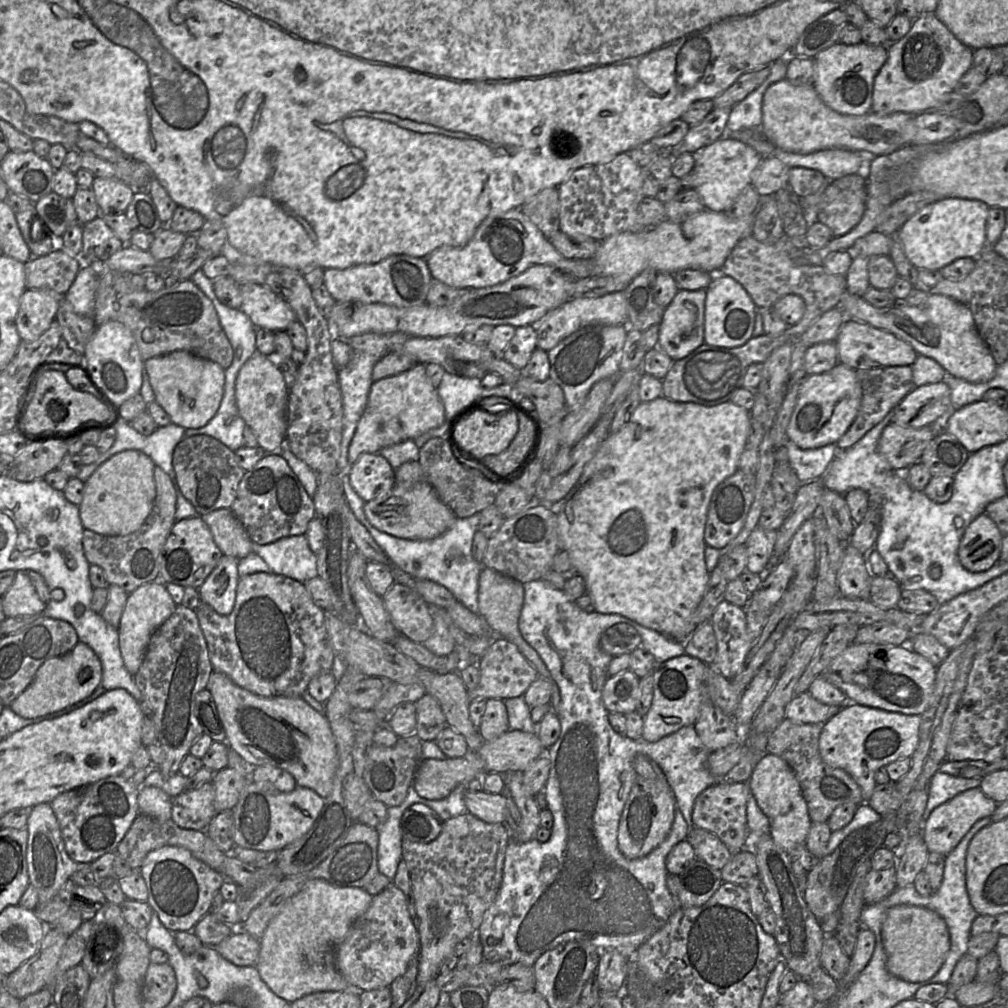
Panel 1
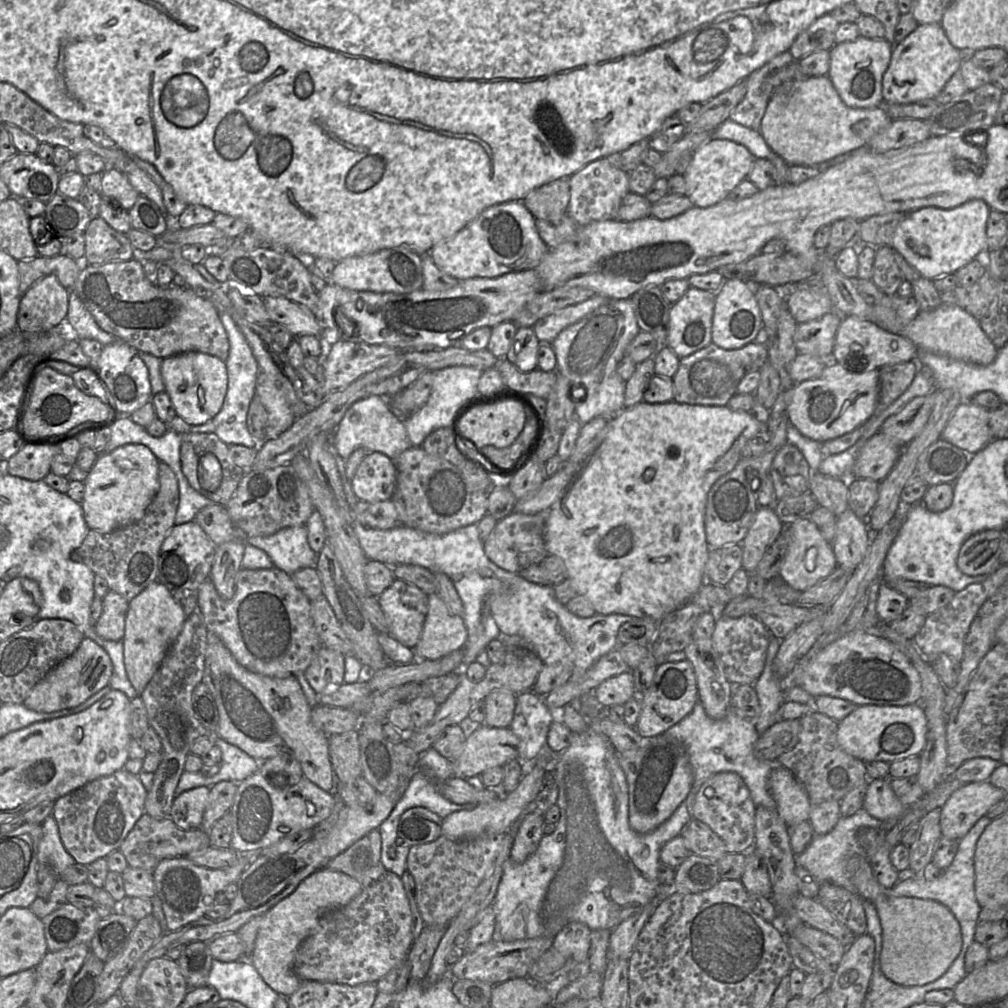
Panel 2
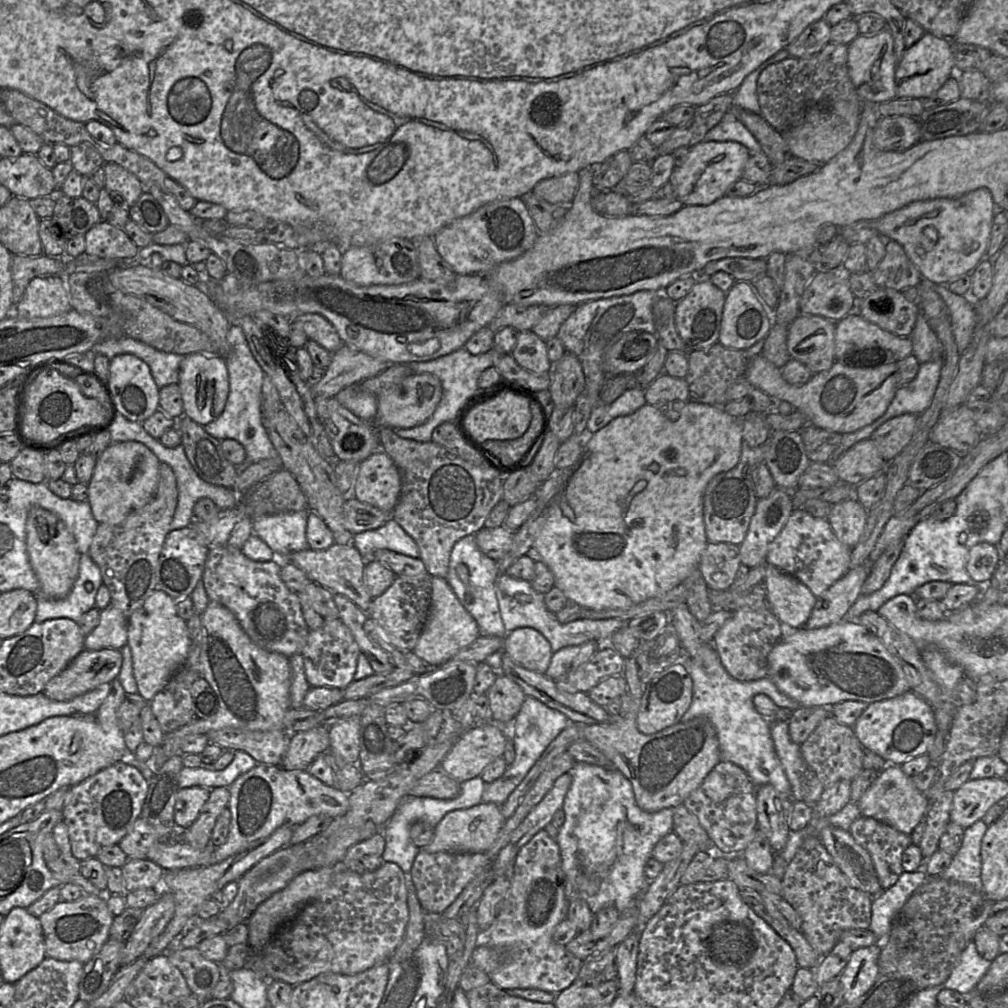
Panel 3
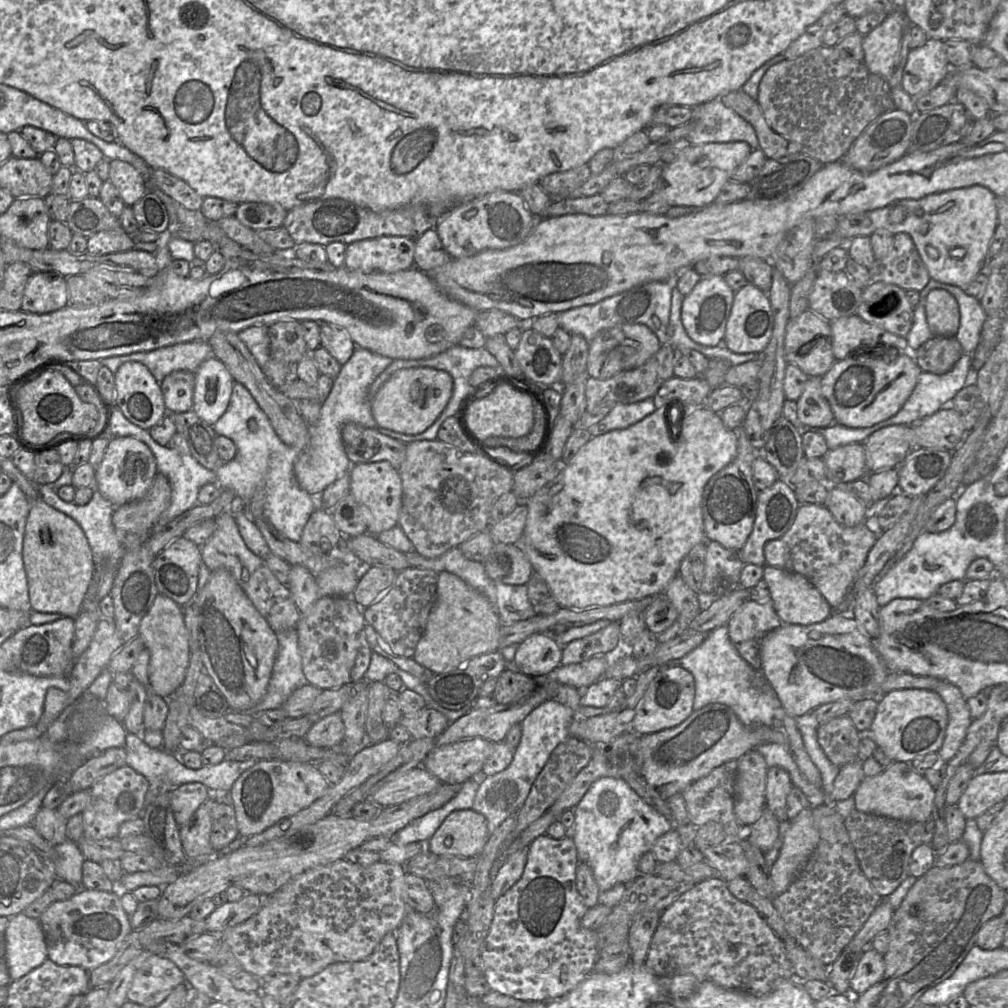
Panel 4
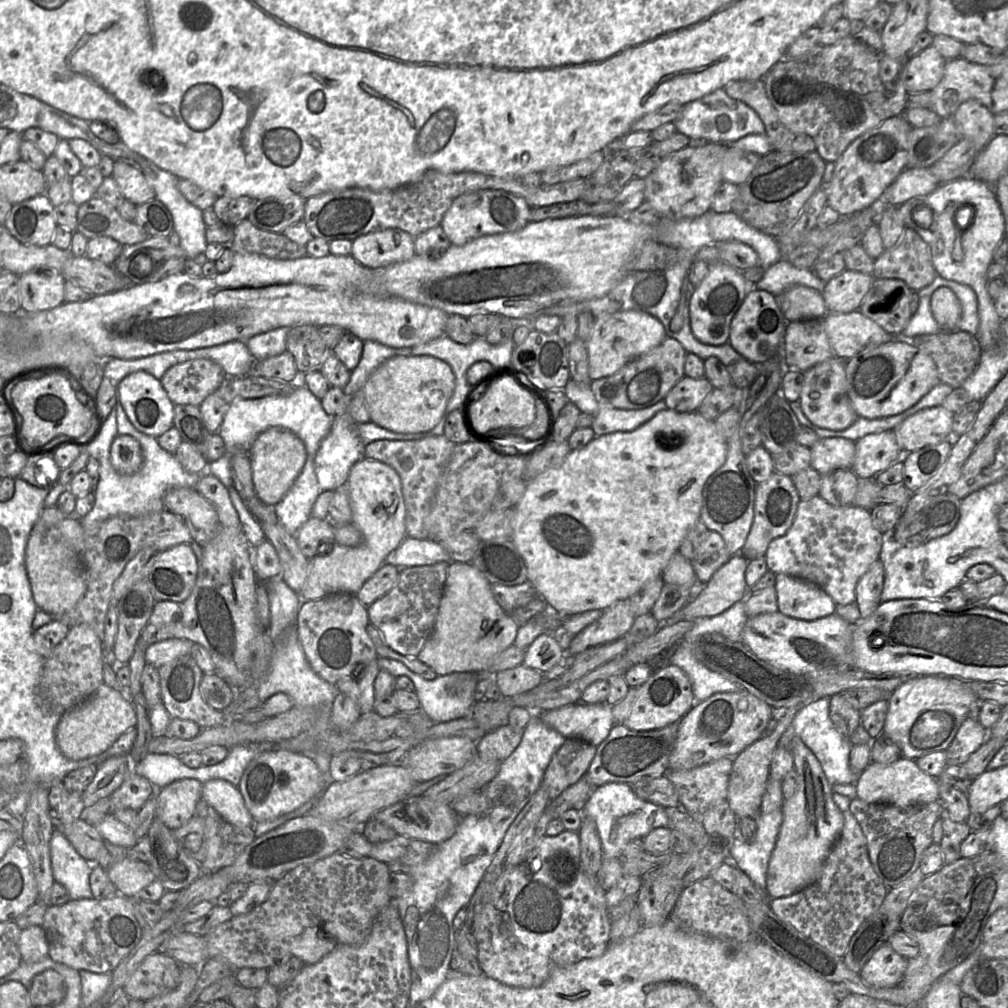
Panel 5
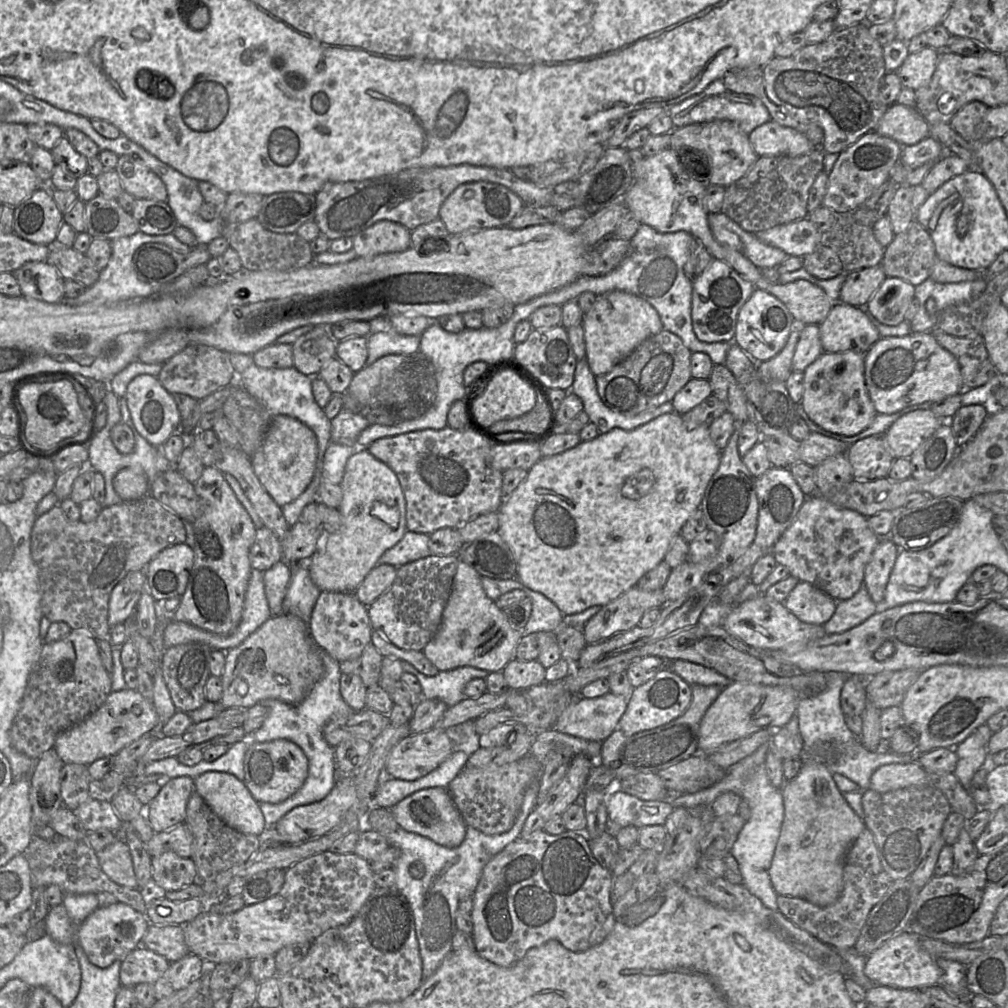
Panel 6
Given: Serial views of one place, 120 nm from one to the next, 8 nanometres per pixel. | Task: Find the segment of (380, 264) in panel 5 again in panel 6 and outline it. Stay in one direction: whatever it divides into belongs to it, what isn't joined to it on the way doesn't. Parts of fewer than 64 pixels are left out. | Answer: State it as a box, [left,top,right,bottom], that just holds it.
[353,220,411,257]

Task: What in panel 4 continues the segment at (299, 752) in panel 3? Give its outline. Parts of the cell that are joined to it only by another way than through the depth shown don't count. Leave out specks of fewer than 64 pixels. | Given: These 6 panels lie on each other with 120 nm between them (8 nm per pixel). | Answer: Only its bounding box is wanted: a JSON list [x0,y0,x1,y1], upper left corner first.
[304,713,345,748]

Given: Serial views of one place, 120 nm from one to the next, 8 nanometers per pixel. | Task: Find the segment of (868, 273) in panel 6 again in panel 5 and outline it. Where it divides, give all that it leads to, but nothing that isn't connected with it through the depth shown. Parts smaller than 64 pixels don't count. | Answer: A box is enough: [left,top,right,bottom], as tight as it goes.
[822,268,874,313]

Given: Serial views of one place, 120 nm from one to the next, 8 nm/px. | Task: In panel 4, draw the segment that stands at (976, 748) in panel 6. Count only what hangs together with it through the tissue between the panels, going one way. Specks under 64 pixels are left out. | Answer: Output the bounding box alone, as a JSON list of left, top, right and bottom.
[935,681,972,762]

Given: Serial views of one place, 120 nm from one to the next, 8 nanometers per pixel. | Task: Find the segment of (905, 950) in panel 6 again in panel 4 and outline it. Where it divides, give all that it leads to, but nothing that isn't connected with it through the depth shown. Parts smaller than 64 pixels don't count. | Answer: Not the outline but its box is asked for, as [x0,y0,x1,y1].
[849,948,885,994]

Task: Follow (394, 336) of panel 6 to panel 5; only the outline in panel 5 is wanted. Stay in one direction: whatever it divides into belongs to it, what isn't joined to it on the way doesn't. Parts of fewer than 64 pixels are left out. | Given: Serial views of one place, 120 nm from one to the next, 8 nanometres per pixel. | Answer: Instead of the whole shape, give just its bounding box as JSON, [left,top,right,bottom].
[343,340,412,398]

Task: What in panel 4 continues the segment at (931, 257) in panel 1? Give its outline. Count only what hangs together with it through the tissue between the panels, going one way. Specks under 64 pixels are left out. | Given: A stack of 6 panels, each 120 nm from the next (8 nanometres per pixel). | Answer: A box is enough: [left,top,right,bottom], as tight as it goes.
[834,185,998,290]

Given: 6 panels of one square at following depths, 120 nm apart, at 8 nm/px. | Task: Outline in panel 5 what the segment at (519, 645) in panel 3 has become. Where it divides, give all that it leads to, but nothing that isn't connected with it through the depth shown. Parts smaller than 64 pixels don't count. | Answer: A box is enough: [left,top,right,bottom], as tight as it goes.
[523,633,565,674]

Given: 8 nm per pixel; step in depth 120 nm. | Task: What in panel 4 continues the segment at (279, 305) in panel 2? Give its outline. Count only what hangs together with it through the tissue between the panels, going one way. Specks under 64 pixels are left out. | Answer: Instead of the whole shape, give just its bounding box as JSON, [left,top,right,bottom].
[318,322,356,364]

